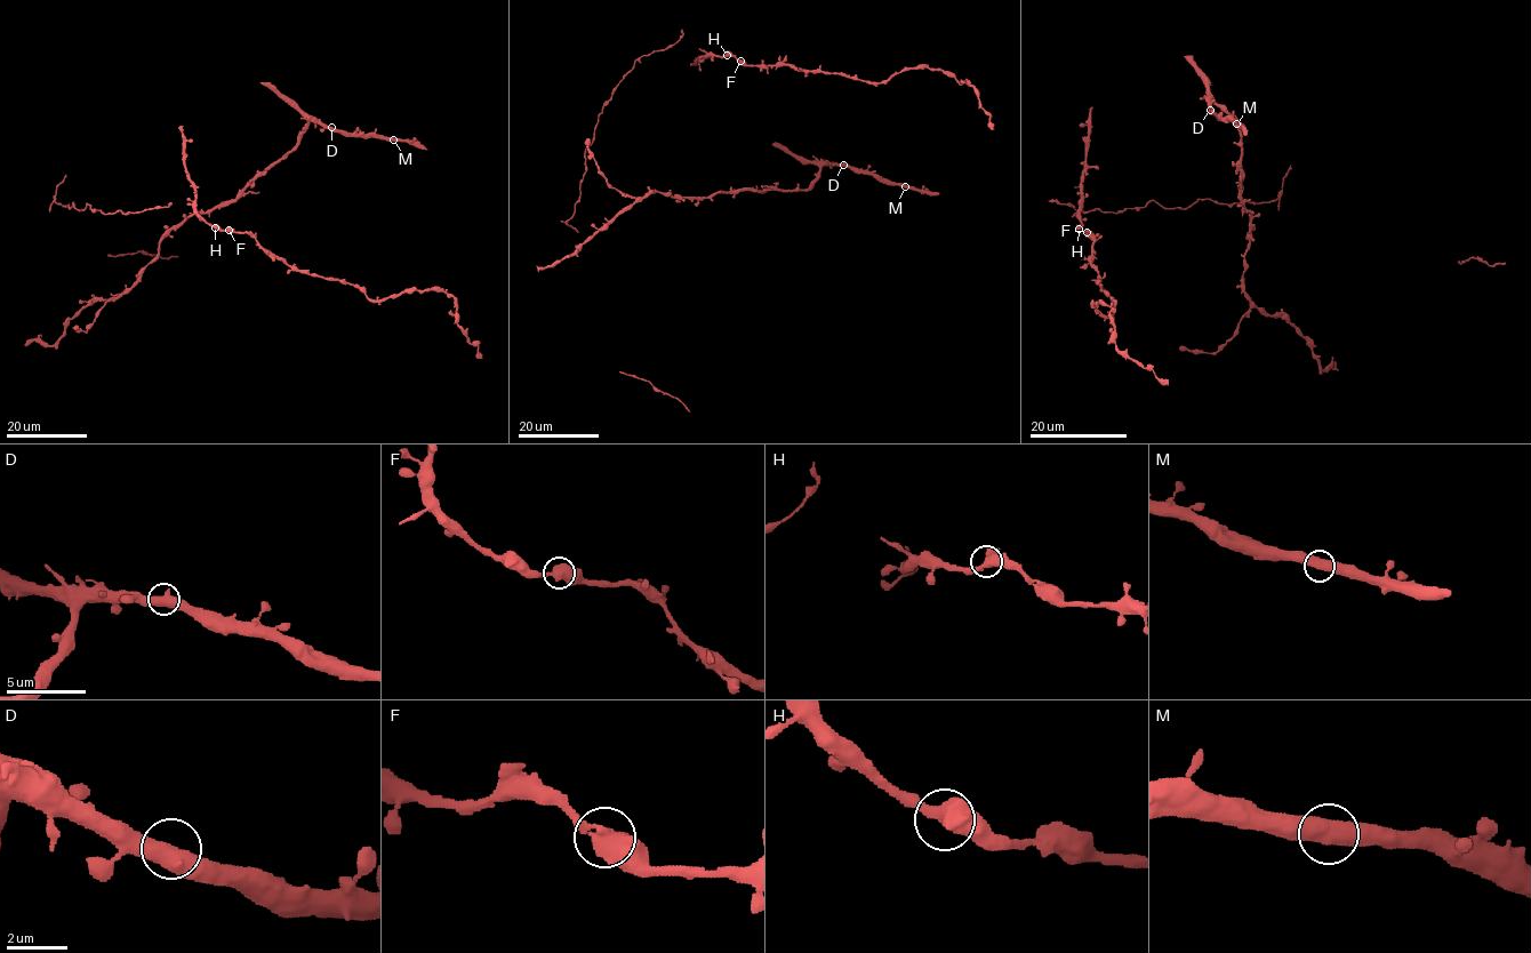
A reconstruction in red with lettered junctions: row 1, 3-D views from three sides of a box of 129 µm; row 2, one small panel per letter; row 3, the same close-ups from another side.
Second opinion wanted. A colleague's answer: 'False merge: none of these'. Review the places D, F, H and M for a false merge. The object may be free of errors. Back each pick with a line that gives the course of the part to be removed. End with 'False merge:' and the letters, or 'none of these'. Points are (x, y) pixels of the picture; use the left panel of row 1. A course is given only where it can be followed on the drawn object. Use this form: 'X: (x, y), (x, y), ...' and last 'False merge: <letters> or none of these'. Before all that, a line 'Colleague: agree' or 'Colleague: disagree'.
Colleague: agree
False merge: none of these

